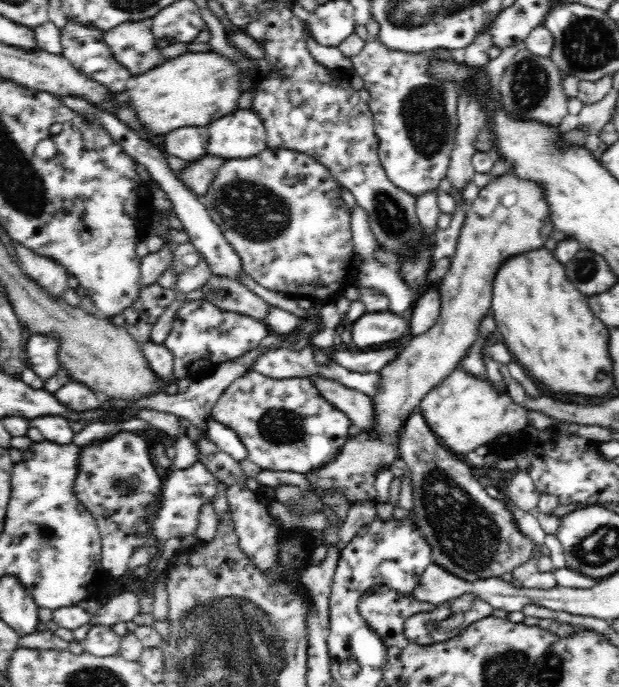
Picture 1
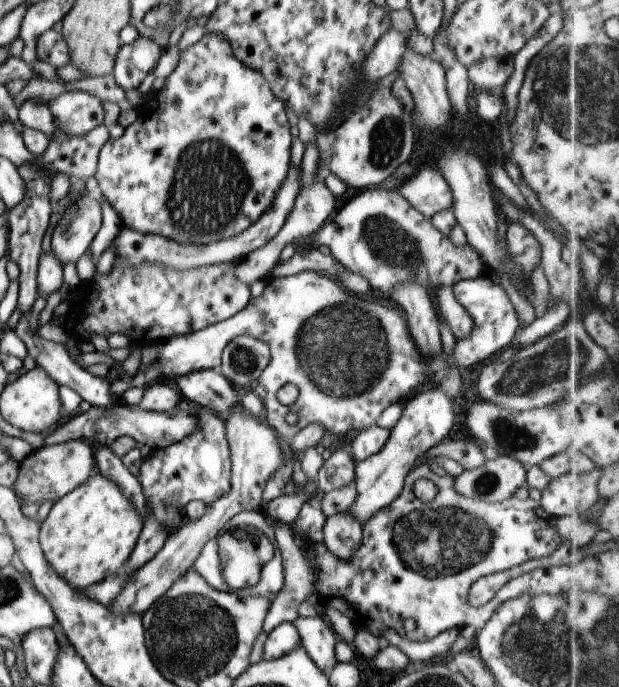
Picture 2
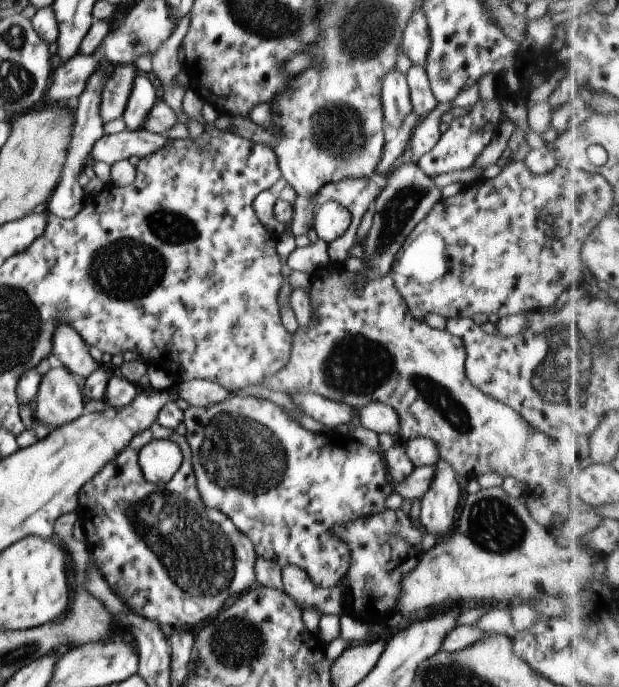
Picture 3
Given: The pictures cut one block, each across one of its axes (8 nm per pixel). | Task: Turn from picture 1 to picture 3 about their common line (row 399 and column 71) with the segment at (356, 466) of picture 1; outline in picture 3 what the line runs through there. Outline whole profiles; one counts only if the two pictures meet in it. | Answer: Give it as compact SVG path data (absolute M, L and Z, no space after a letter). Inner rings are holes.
M55 363L39 384L33 404L36 421L51 430L74 422L84 413L83 396L77 376Z

